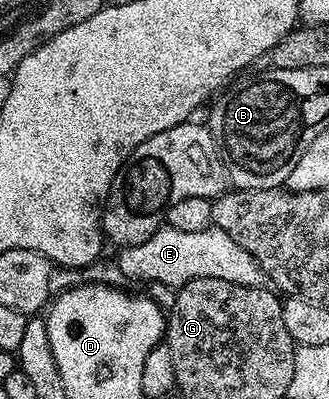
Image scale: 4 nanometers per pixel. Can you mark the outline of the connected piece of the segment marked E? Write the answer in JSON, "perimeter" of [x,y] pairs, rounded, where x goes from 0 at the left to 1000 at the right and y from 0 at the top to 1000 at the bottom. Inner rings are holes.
{"perimeter":[[[489,571],[416,617],[380,617],[362,629],[353,657],[365,664],[365,677],[389,697],[416,697],[438,709],[486,707],[526,722],[565,714],[593,697],[660,697],[663,702],[699,702],[711,712],[739,717],[799,717],[818,714],[815,687],[687,581],[653,571],[635,571],[614,581],[541,581],[520,571]]]}

